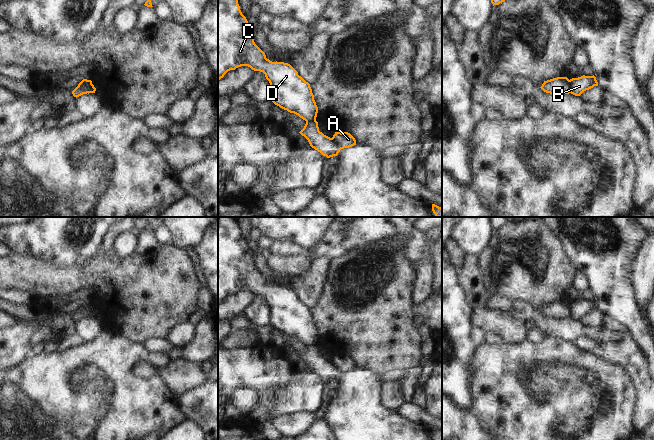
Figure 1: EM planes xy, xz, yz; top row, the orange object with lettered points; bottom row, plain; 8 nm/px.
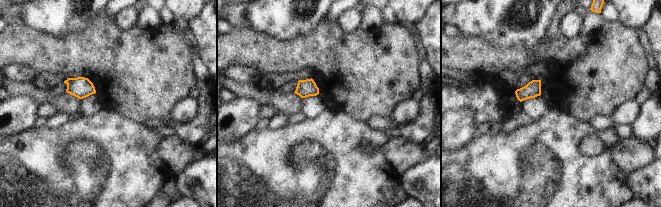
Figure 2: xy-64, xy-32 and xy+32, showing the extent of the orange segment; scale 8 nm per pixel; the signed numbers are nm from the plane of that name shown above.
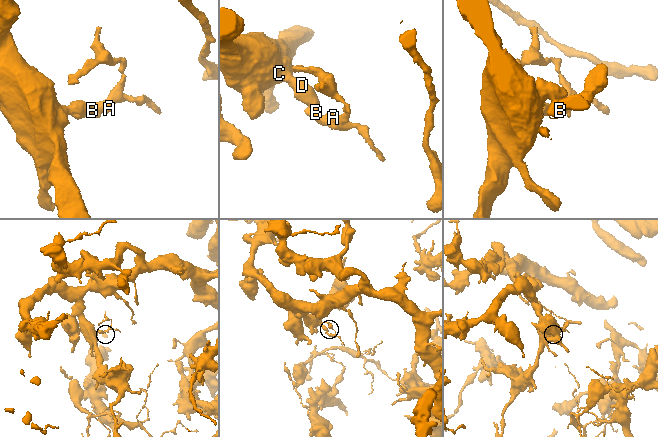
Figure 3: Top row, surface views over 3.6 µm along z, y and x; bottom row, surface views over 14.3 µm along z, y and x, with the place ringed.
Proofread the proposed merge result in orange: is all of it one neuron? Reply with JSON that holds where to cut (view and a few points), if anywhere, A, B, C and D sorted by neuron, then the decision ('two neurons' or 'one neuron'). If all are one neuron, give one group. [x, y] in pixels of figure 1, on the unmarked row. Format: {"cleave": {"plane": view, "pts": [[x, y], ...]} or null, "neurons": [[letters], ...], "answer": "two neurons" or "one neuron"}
{"cleave": {"plane": "yz", "pts": [[568, 304], [571, 316]]}, "neurons": [["A", "B"], ["C", "D"]], "answer": "two neurons"}

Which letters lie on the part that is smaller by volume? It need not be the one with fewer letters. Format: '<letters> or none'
A, B

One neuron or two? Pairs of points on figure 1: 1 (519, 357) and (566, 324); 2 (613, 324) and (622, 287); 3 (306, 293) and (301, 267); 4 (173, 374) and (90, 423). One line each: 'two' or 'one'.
1: two
2: two
3: two
4: two

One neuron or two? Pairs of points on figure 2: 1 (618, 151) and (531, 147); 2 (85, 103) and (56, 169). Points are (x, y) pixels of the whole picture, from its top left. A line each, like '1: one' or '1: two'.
1: two
2: two

